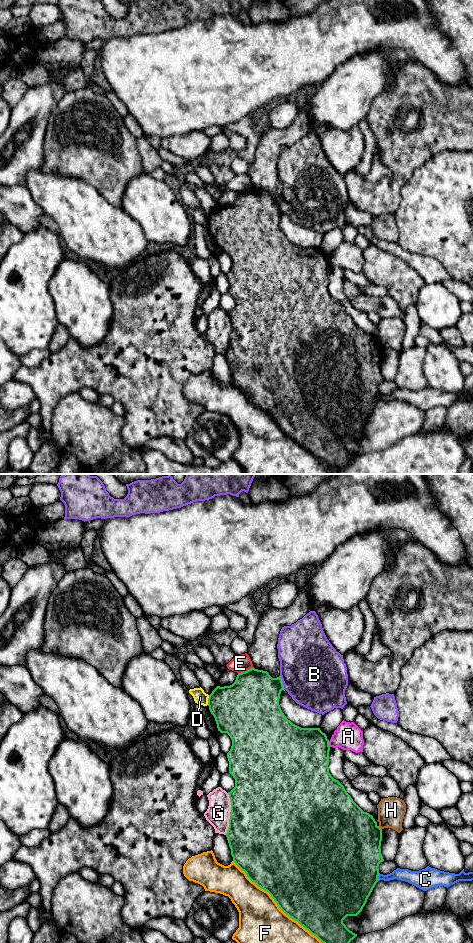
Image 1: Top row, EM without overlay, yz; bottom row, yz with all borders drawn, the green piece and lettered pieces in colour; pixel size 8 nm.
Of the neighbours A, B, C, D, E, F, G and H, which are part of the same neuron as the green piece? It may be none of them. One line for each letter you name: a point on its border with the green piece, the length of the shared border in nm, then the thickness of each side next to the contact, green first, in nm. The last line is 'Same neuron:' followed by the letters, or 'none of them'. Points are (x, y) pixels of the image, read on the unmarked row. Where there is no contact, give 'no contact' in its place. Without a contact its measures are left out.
Same neuron: none of them

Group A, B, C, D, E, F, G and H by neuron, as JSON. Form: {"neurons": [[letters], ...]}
{"neurons": [["A"], ["B"], ["C"], ["D"], ["E"], ["F"], ["G"], ["H"]]}

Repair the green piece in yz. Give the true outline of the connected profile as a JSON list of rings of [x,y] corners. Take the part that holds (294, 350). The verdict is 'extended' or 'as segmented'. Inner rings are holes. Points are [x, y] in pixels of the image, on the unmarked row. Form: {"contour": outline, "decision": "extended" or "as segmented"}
{"contour": [[[254,187],[238,193],[235,202],[230,206],[217,206],[208,218],[208,226],[214,236],[218,251],[227,253],[232,266],[227,273],[229,293],[235,299],[235,307],[228,312],[231,322],[229,347],[226,357],[231,369],[234,383],[246,393],[247,397],[258,407],[267,411],[279,428],[290,438],[316,456],[328,467],[341,469],[346,467],[357,454],[350,451],[343,440],[347,436],[357,436],[365,426],[376,403],[379,401],[379,384],[384,381],[381,374],[382,349],[367,332],[364,332],[347,313],[344,306],[329,293],[329,260],[320,248],[301,248],[293,244],[282,232],[279,219],[284,205],[281,196],[272,198],[267,191]]], "decision": "as segmented"}

